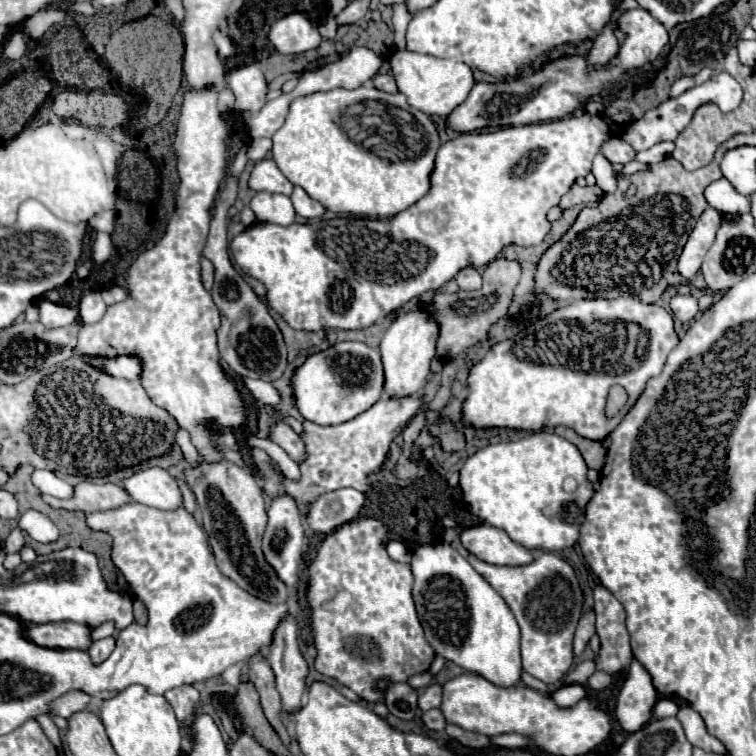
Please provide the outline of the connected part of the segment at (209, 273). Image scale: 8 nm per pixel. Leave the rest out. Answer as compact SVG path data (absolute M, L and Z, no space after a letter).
M202 258L200 264L202 264L202 282L204 282L206 290L210 290L210 288L212 288L212 280L214 280L214 266L212 266L212 262L206 260L206 258Z

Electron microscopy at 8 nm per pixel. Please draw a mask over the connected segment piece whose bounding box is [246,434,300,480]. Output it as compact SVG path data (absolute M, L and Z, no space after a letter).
M248 434L248 436L246 436L246 442L248 442L248 446L258 446L258 448L266 450L268 456L274 460L274 464L280 468L280 472L284 472L290 480L298 480L298 478L300 478L298 464L296 464L278 444L270 442L270 440L262 440L262 438L254 436L254 434Z

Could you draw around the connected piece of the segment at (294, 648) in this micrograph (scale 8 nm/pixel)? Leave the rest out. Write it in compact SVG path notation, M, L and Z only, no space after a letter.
M286 614L274 630L272 642L266 650L266 660L276 674L276 688L282 696L282 710L294 712L302 704L308 664L298 648L298 628L292 614Z

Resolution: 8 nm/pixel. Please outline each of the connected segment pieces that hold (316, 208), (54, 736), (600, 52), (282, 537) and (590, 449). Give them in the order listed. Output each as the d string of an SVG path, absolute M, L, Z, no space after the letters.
M294 186L294 192L290 198L292 198L296 214L302 218L320 218L324 214L324 206L320 202L312 200L300 186Z
M38 718L38 722L42 724L42 728L44 728L48 740L50 740L56 748L62 748L62 738L58 736L58 728L50 722L50 718Z
M608 26L590 46L588 54L588 68L600 70L610 58L614 58L618 52L618 40L612 34L612 26Z
M278 496L272 500L272 506L268 508L268 524L262 536L262 552L266 556L266 562L278 572L278 578L286 586L296 586L298 582L298 562L302 558L304 548L304 522L296 508L296 502L290 496Z
M558 426L554 432L556 432L558 436L562 436L562 438L566 438L568 442L572 442L572 444L580 450L580 454L582 454L582 458L584 458L584 462L586 462L588 468L598 470L598 472L602 470L604 458L606 458L606 450L602 448L600 442L582 438L582 436L578 436L572 428L566 428L566 426Z

